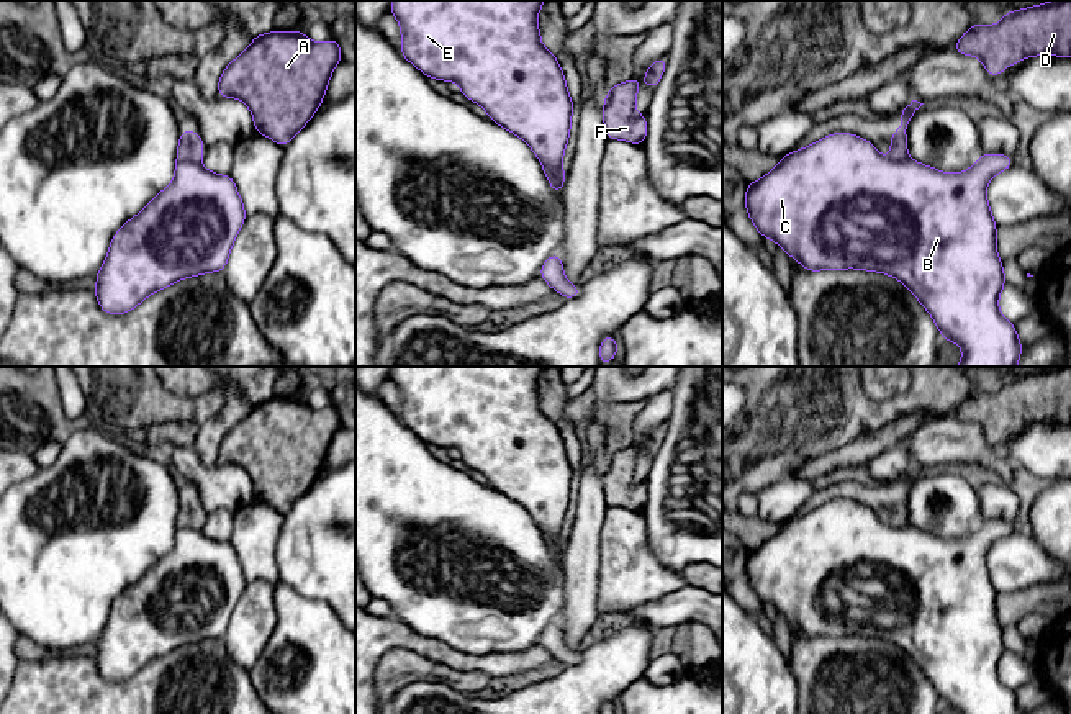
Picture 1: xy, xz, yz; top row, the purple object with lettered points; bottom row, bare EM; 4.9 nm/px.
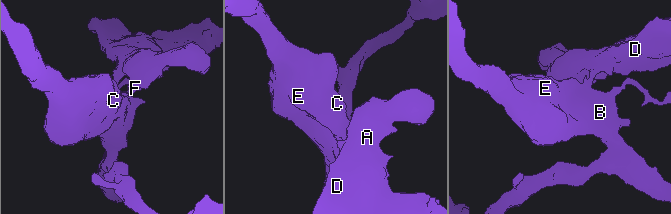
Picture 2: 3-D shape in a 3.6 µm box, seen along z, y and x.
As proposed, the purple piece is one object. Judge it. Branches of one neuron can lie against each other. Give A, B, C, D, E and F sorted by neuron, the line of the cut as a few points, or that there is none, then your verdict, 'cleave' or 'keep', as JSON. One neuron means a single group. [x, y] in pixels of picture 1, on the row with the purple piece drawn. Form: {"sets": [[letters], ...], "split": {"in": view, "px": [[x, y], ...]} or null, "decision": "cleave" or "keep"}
{"sets": [["A", "D", "F"], ["B", "C", "E"]], "split": {"in": "xy", "px": [[177, 159], [192, 159], [195, 162]]}, "decision": "cleave"}

